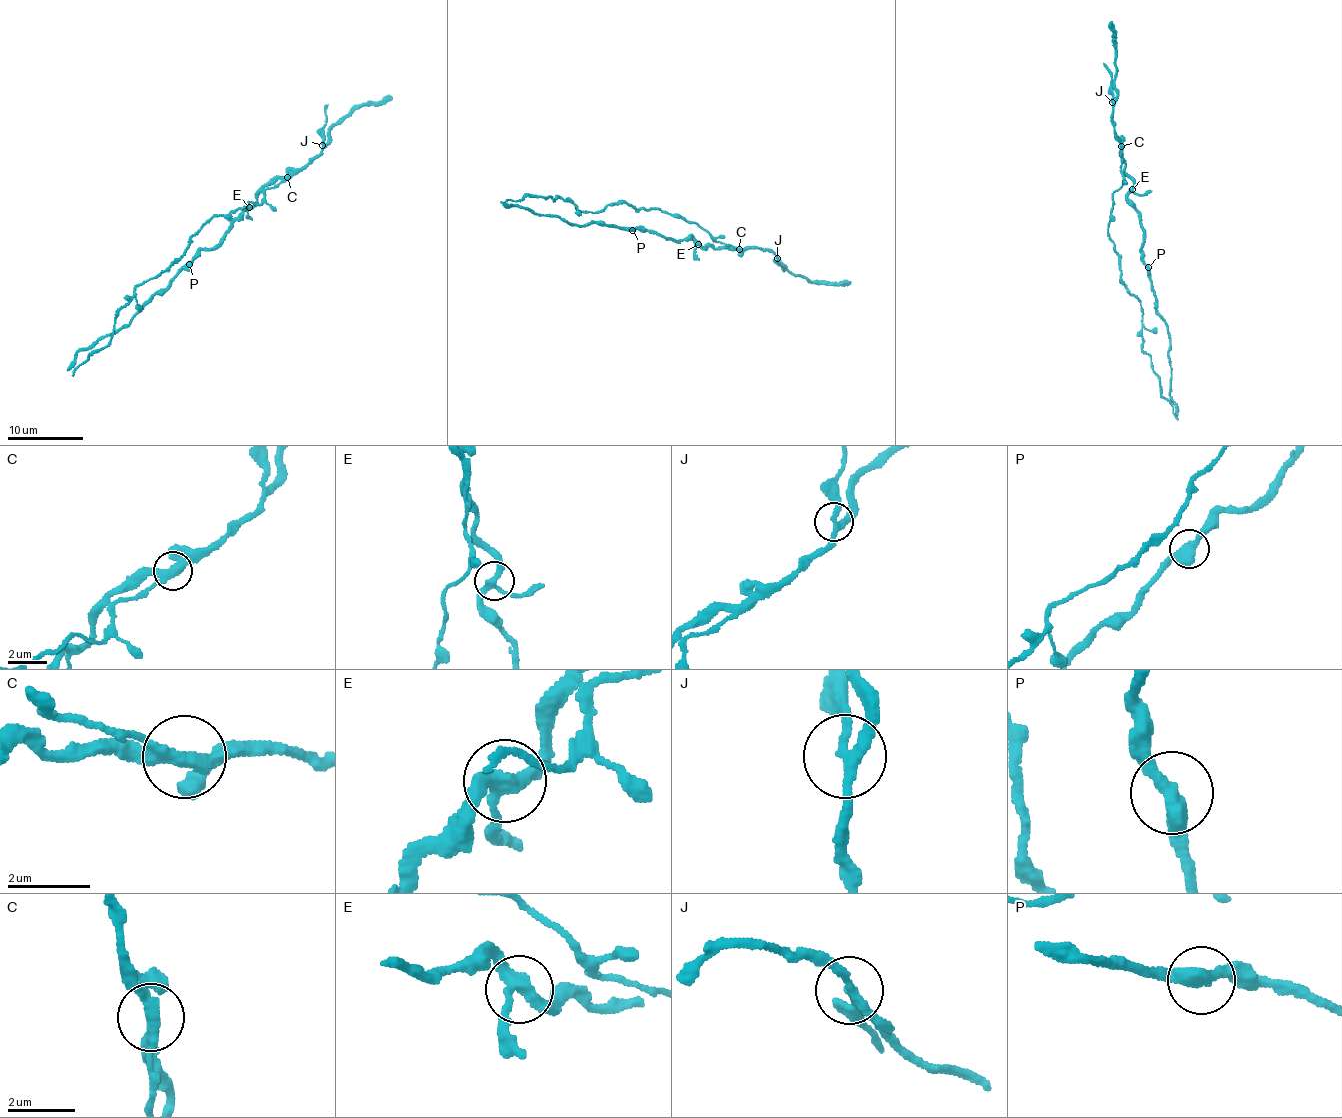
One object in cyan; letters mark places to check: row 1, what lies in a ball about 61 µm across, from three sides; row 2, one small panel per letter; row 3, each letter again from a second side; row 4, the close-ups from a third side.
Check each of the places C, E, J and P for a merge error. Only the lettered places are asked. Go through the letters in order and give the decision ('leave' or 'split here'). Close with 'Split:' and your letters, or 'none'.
C: split here
E: leave
J: split here
P: leave
Split: C, J

